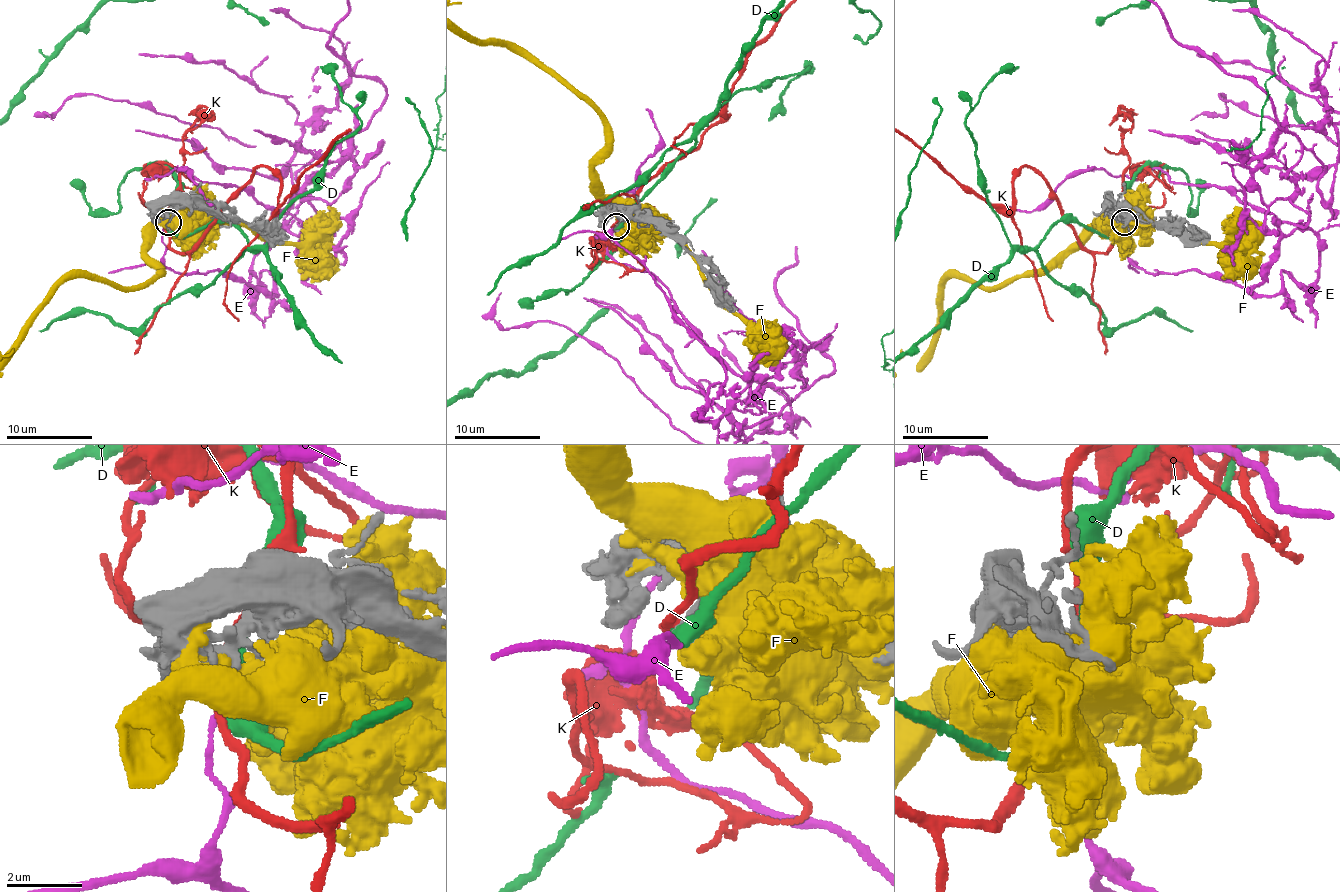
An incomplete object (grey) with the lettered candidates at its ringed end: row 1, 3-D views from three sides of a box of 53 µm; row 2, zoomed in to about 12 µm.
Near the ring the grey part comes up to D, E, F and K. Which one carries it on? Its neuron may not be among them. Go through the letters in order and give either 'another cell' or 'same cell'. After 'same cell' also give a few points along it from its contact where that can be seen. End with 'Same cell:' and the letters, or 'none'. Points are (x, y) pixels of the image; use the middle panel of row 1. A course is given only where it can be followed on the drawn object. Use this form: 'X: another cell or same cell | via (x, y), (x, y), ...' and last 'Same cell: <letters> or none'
D: another cell
E: another cell
F: another cell
K: same cell
Same cell: K

